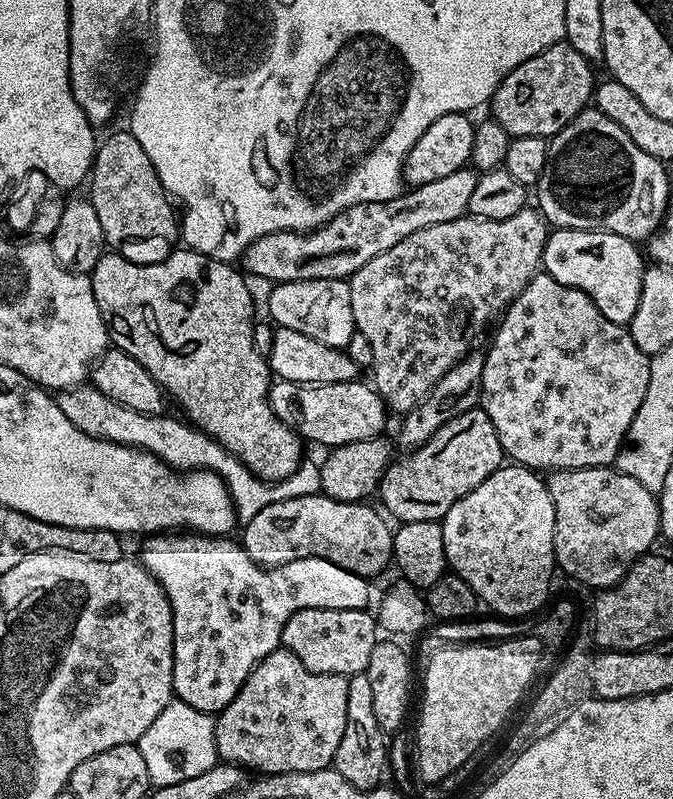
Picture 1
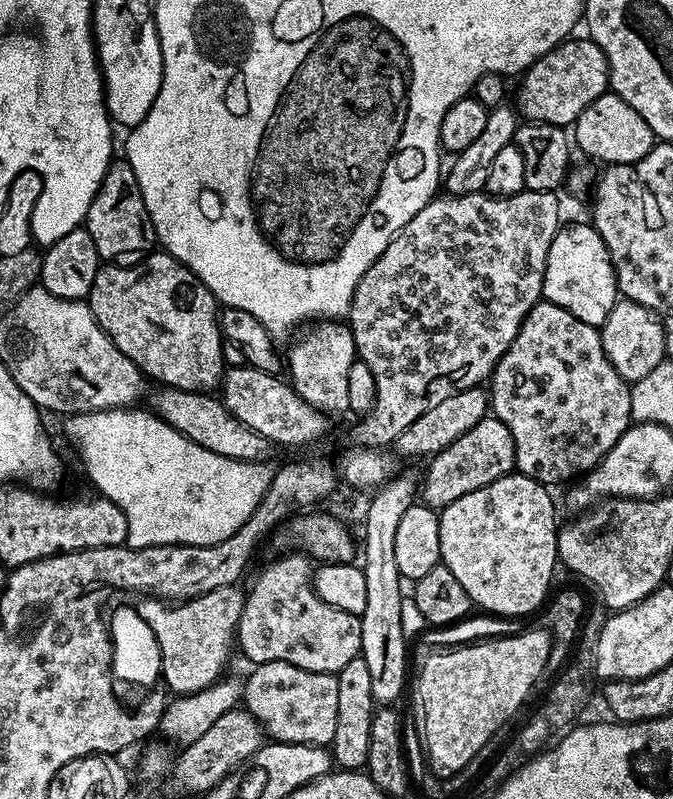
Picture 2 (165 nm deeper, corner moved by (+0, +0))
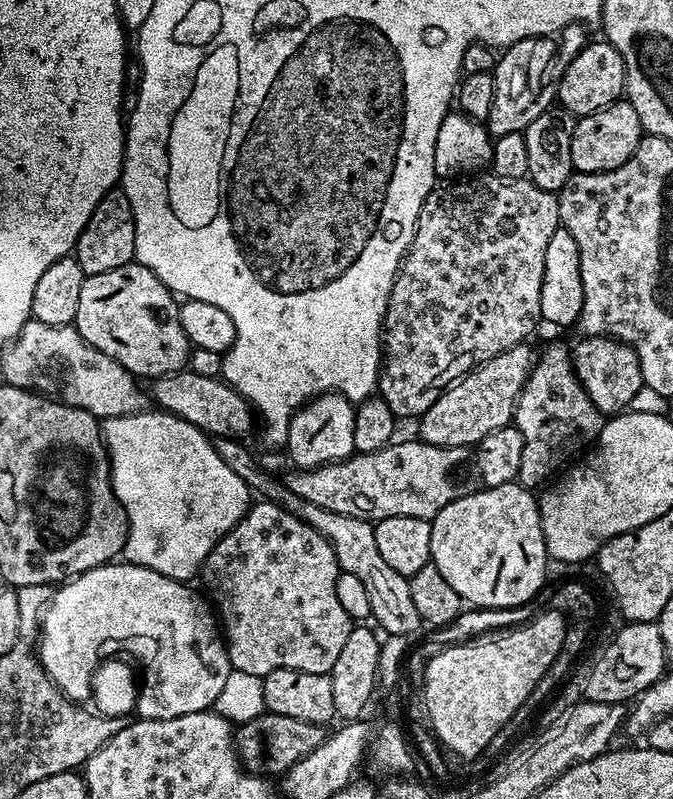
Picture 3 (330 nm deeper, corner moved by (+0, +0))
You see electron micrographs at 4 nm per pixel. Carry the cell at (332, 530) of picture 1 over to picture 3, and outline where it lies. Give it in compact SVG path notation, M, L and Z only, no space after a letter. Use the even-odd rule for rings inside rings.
M131 562L103 564L67 581L59 589L60 597L44 616L38 651L44 671L69 700L87 701L92 696L92 677L102 663L104 648L120 644L123 640L135 640L130 652L136 656L144 672L134 711L139 719L166 720L209 711L215 705L218 694L222 694L222 686L226 686L230 671L228 645L213 605L188 587L192 586Z

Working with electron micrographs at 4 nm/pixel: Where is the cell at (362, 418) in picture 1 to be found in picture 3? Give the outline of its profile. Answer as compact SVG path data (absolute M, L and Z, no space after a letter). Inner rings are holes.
M191 370L176 373L175 376L162 376L150 388L151 395L161 400L163 411L170 412L180 420L185 420L199 428L209 437L239 437L239 432L248 432L252 428L254 409L247 397L236 388L228 385L223 378L206 377Z

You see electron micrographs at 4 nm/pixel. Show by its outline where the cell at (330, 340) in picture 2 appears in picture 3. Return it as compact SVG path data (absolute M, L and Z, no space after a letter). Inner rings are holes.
M323 392L321 396L315 396L309 400L303 408L299 408L292 416L292 421L288 427L288 439L286 449L288 456L293 460L297 469L321 468L327 464L337 464L338 461L346 459L347 456L356 452L354 446L354 418L356 410L353 401L348 400L339 392Z

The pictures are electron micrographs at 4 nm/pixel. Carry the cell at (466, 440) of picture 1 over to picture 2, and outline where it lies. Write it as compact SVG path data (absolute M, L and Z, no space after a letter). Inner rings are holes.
M489 414L478 422L478 426L466 430L466 434L450 442L446 450L437 452L427 464L428 473L424 476L424 484L422 480L423 503L430 508L443 510L450 502L462 498L462 494L470 494L470 490L478 490L515 469L514 438L501 420Z

